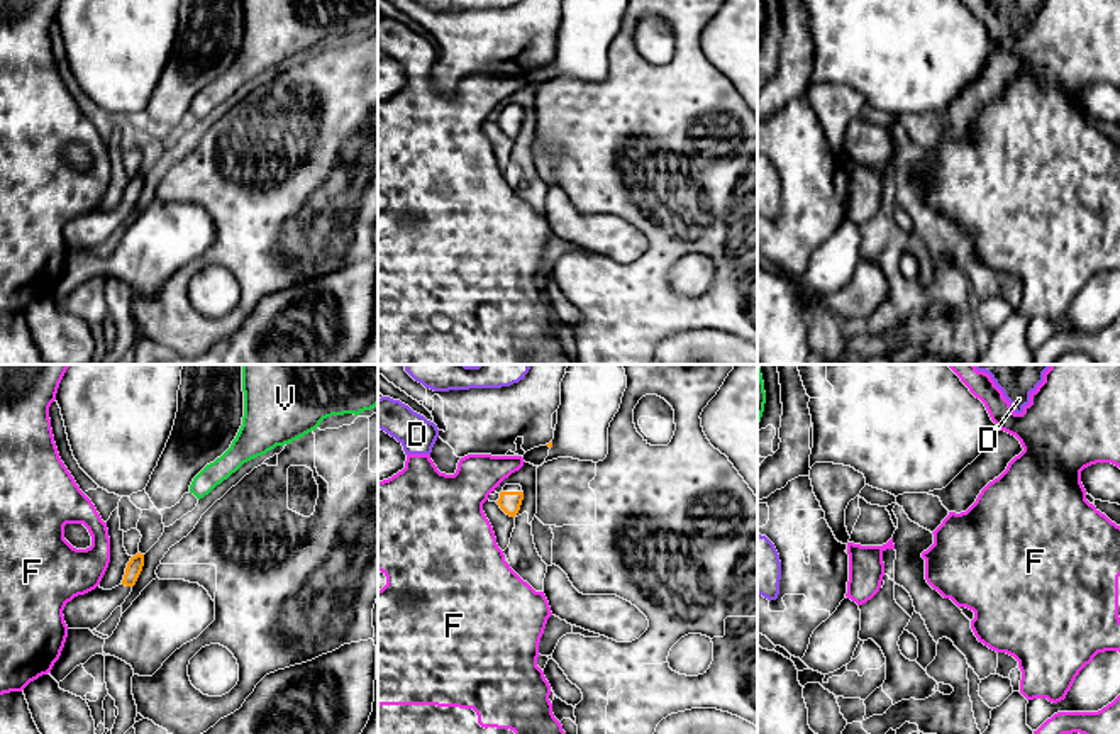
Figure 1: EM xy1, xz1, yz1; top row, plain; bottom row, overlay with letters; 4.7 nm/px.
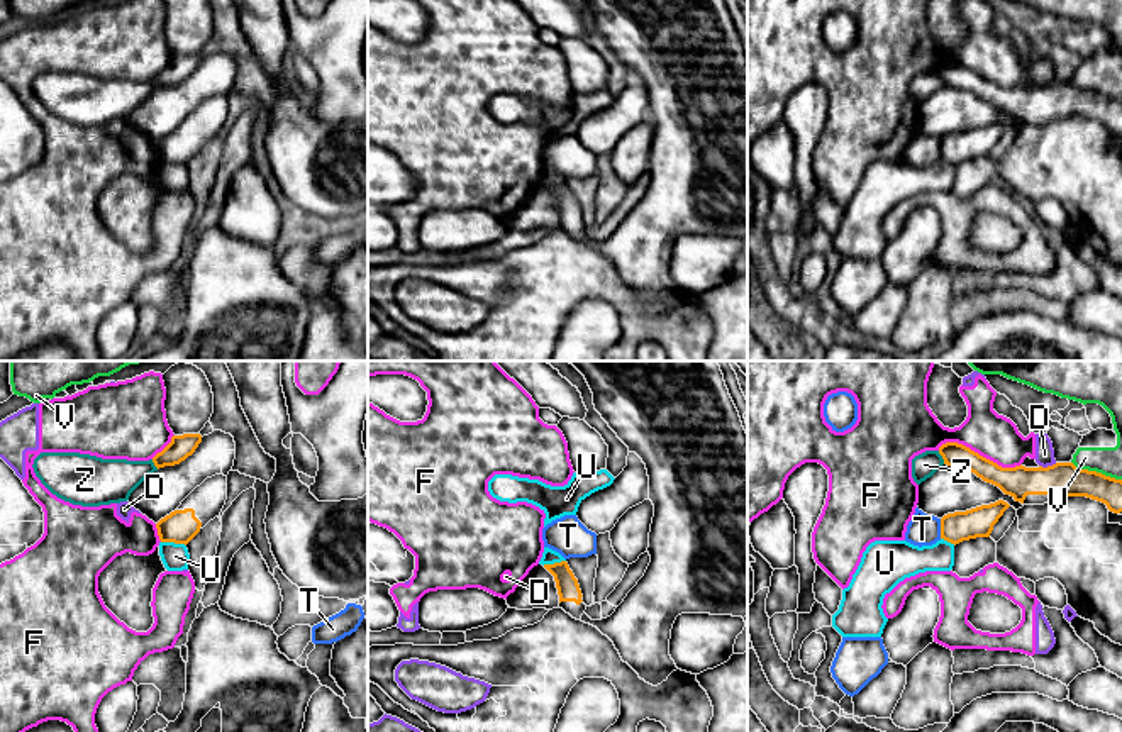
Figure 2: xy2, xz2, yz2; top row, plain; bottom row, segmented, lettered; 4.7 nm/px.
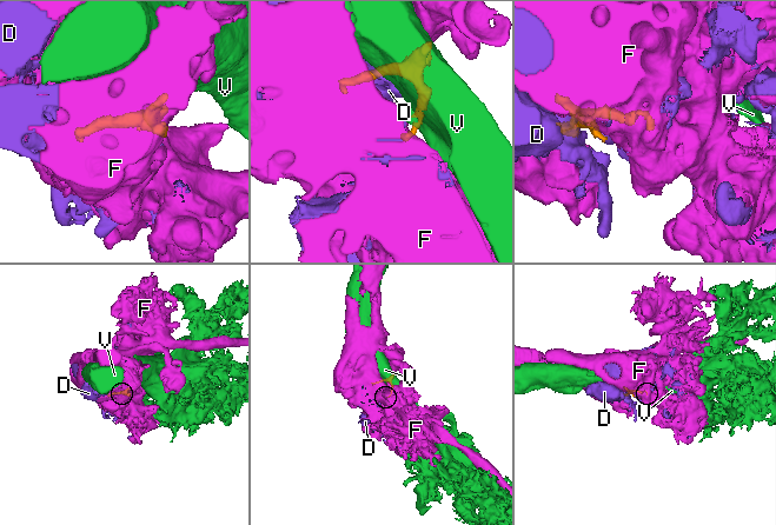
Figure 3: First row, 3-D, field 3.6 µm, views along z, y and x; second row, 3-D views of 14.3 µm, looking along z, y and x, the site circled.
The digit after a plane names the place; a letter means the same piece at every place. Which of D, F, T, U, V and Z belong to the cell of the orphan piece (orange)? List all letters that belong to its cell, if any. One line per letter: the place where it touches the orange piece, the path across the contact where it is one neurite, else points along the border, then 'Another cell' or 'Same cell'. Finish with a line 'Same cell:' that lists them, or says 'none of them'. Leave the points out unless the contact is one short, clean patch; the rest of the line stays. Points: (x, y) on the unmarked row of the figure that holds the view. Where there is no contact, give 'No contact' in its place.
D: Touches orange at yz2 (1048, 87). Another cell
F: Touches orange at yz2 (978, 75). Another cell
T: Touches orange at yz2 (941, 149). Another cell
U: Touches orange at xy2 (173, 161). Boundary: xy2 (161, 161), (185, 166). Another cell
V: Touches orange at yz2 (1095, 92). Another cell
Z: Touches orange at yz2 (943, 78). Another cell
Same cell: none of them

